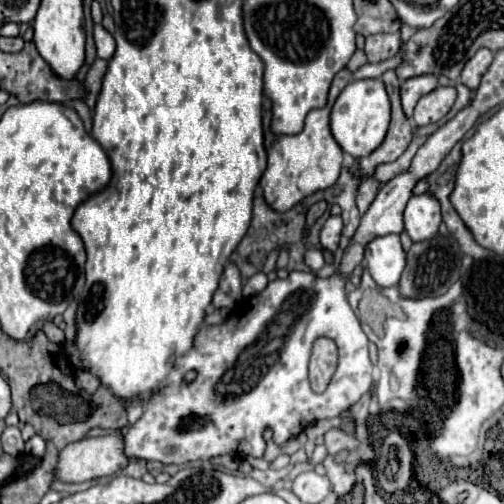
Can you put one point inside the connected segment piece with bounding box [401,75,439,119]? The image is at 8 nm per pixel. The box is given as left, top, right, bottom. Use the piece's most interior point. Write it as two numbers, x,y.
412,89

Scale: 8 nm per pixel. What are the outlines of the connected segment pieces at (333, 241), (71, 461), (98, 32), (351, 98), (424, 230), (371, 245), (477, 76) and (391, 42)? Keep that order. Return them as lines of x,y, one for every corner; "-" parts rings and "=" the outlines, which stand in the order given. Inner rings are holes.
331,215
321,229
321,245
327,251
335,251
343,230
343,220
339,215
=
115,433
65,445
53,475
63,483
83,483
87,479
115,475
129,463
129,459
123,457
123,449
119,449
119,437
121,435
=
95,25
93,37
95,37
95,45
97,45
97,57
109,61
113,57
113,53
115,53
115,39
113,39
113,35
103,25
=
355,79
351,81
331,111
331,133
341,149
353,157
371,155
385,139
391,117
391,103
381,79
=
429,193
409,199
403,213
403,225
405,225
403,229
407,231
413,243
431,239
437,233
439,223
441,223
439,203
=
389,233
369,241
365,247
365,261
379,287
395,285
405,269
405,253
399,235
=
479,49
467,63
465,63
465,69
461,73
461,83
467,85
469,89
477,89
479,83
481,83
481,77
483,73
489,69
493,61
493,53
489,49
=
379,33
365,39
365,53
369,63
379,63
385,59
391,59
401,45
399,33

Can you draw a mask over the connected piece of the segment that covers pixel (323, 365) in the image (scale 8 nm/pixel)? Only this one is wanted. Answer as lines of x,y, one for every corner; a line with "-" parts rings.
319,339
313,345
309,379
315,393
323,393
337,369
337,345
331,339

